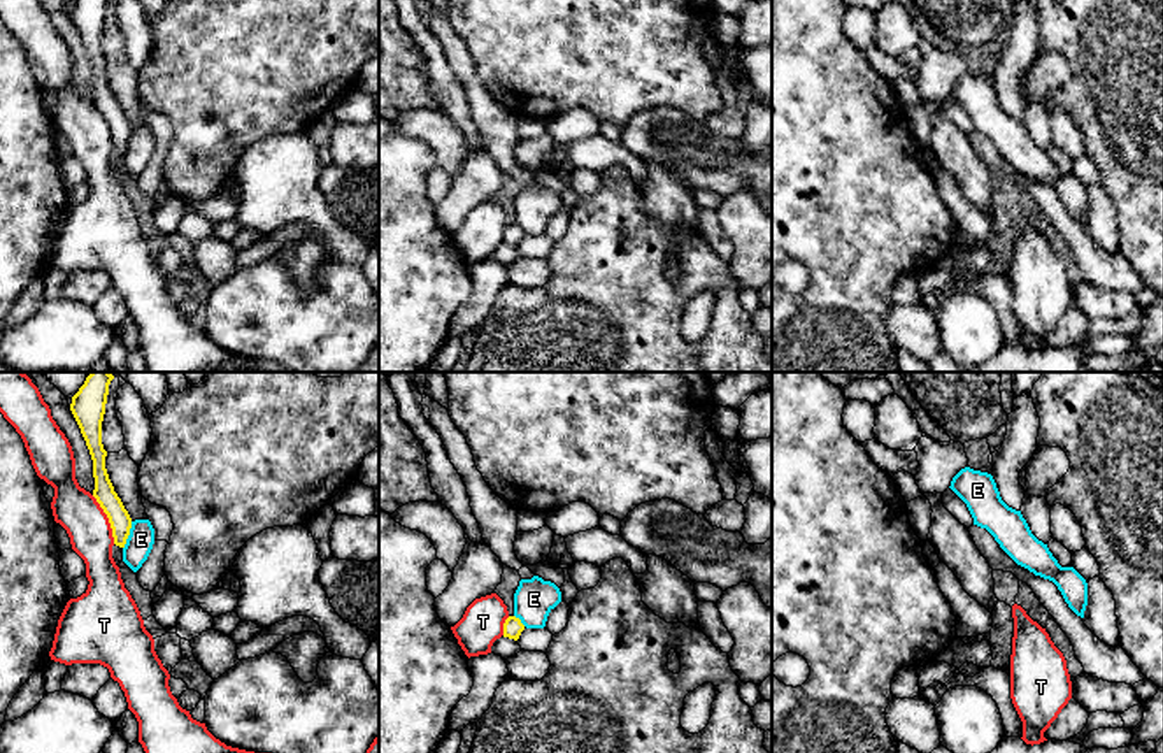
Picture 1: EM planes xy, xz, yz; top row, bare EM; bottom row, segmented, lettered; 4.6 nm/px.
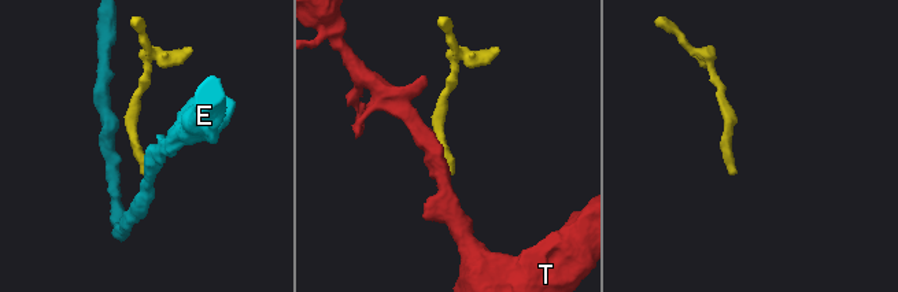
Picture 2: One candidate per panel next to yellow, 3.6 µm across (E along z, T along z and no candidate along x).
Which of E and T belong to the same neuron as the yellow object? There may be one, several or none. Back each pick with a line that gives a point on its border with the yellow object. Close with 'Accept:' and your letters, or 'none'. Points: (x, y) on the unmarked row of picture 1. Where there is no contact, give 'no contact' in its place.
Accept: none

